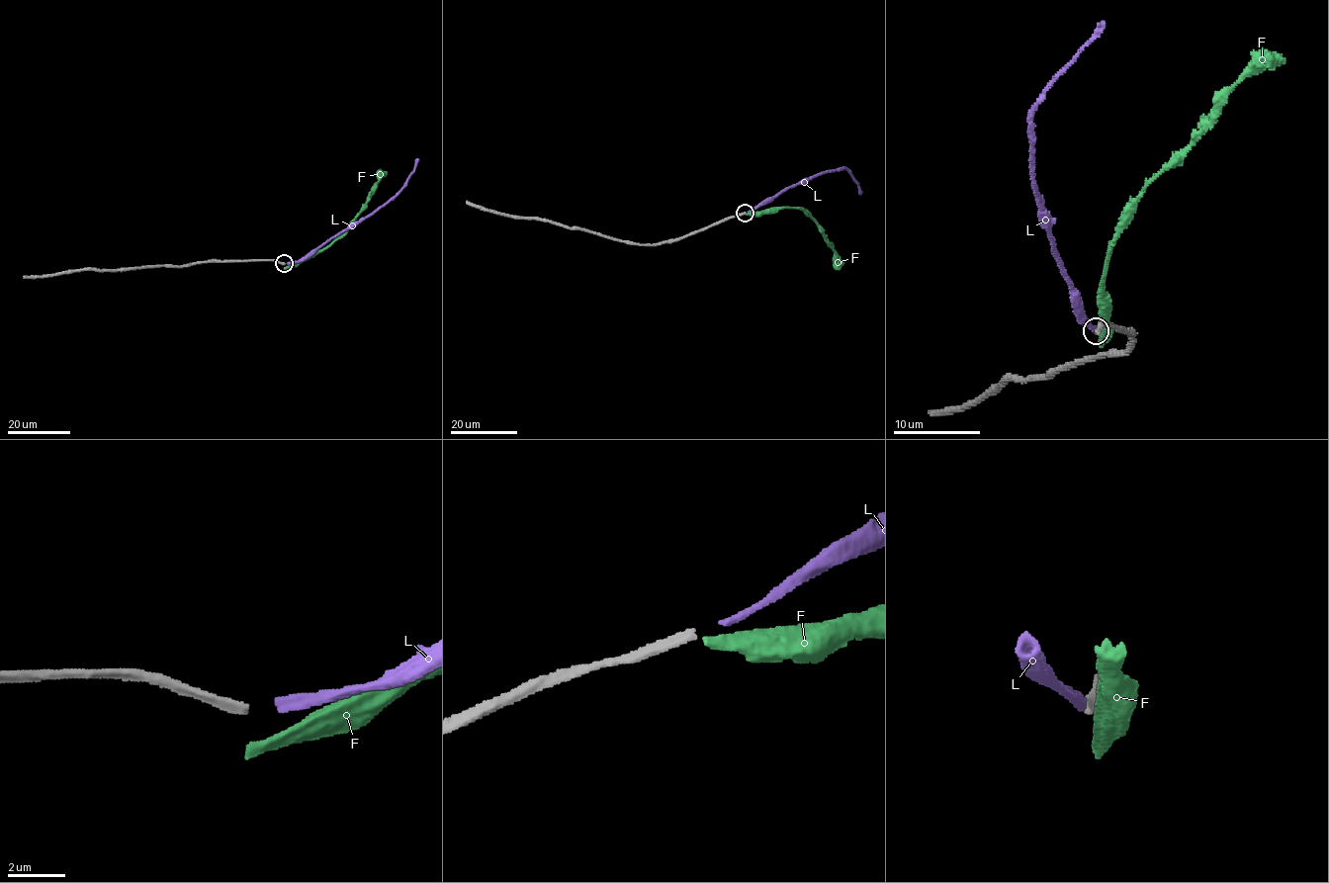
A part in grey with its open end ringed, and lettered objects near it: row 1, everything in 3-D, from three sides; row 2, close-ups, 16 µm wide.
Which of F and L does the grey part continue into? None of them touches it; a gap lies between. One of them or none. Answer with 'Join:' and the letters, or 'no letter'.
Join: L

